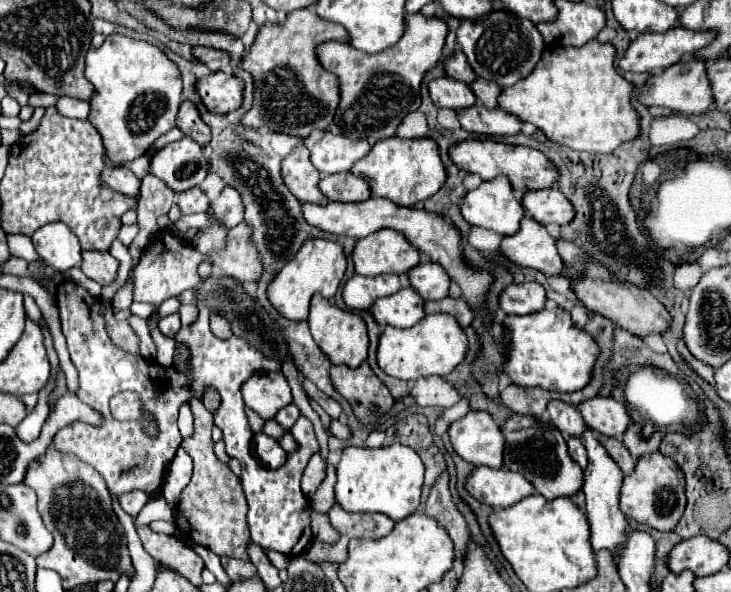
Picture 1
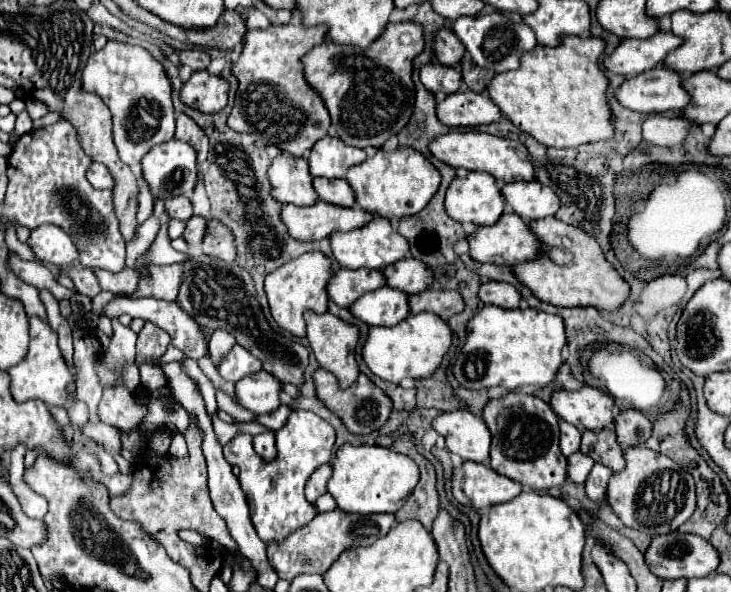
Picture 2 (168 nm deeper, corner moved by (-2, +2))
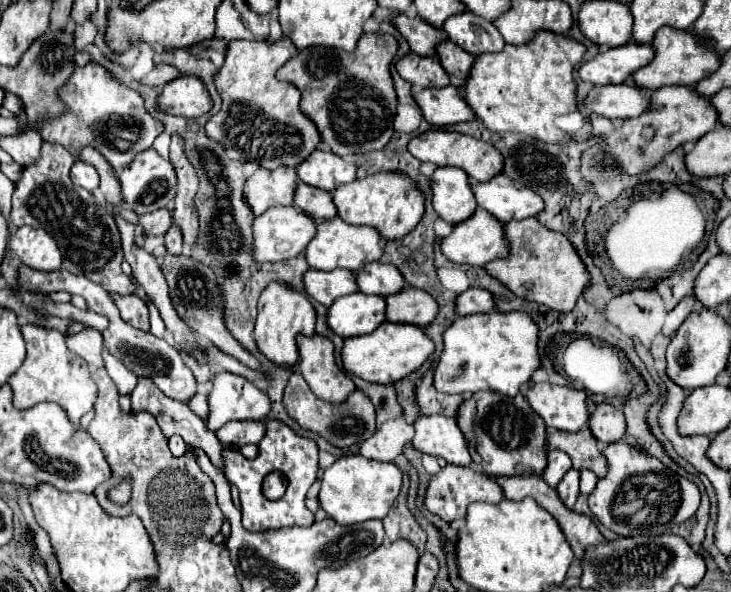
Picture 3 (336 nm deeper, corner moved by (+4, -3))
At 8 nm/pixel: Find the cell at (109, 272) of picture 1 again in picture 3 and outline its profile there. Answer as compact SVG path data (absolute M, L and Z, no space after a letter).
M111 295L111 297L117 305L117 309L121 311L121 319L125 323L129 323L135 329L149 331L149 309L137 295L127 295L127 297Z

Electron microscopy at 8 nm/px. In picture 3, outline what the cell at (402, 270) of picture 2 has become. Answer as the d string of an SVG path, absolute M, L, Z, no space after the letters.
M381 261L367 263L363 271L355 273L355 279L357 279L357 287L361 293L379 295L379 297L397 293L405 285L401 273L395 267L391 267L391 263L381 263Z

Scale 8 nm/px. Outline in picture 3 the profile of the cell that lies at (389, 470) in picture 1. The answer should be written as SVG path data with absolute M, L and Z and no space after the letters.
M345 455L337 459L321 475L319 505L339 525L363 523L369 519L383 519L397 499L401 489L401 471L393 463L365 459L361 455Z

